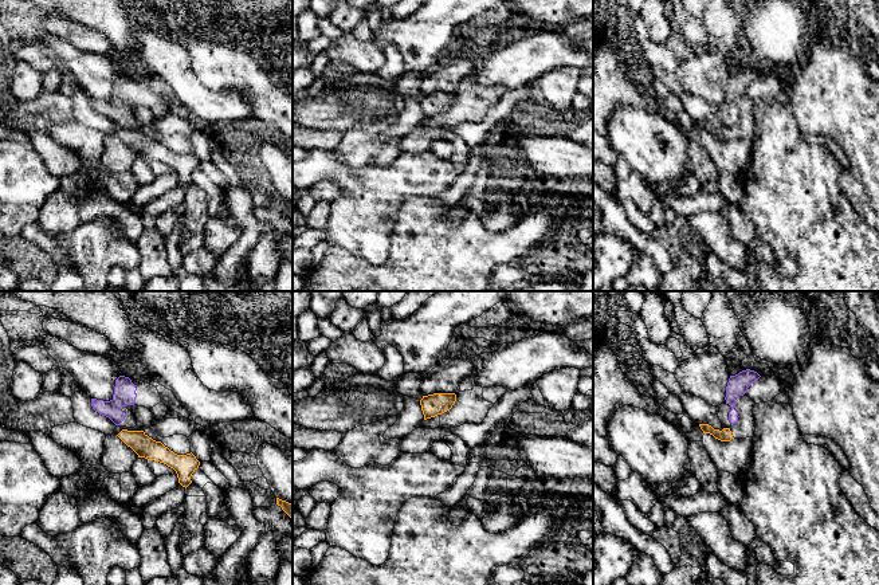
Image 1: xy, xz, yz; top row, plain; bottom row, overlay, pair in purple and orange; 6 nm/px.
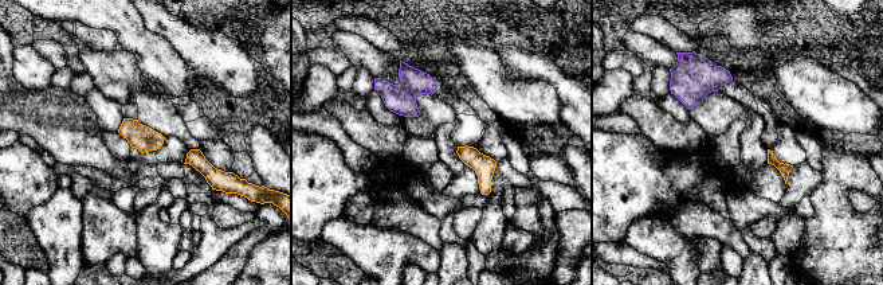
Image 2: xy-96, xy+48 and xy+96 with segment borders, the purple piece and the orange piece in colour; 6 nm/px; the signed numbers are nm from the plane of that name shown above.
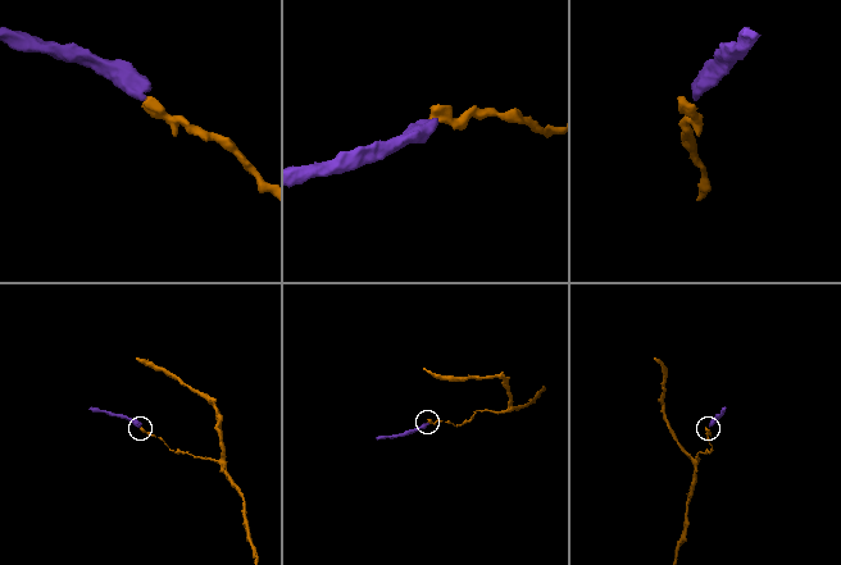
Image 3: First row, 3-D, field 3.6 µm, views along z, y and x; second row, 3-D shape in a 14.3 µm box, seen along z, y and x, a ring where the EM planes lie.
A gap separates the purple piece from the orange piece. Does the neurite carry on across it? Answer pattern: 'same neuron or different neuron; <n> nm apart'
different neuron; 30 nm apart

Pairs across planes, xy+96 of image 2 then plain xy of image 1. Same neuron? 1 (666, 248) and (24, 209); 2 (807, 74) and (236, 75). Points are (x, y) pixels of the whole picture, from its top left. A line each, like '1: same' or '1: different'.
1: different
2: different

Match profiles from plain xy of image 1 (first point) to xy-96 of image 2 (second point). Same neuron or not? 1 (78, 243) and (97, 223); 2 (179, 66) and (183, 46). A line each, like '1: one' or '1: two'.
1: one
2: two

